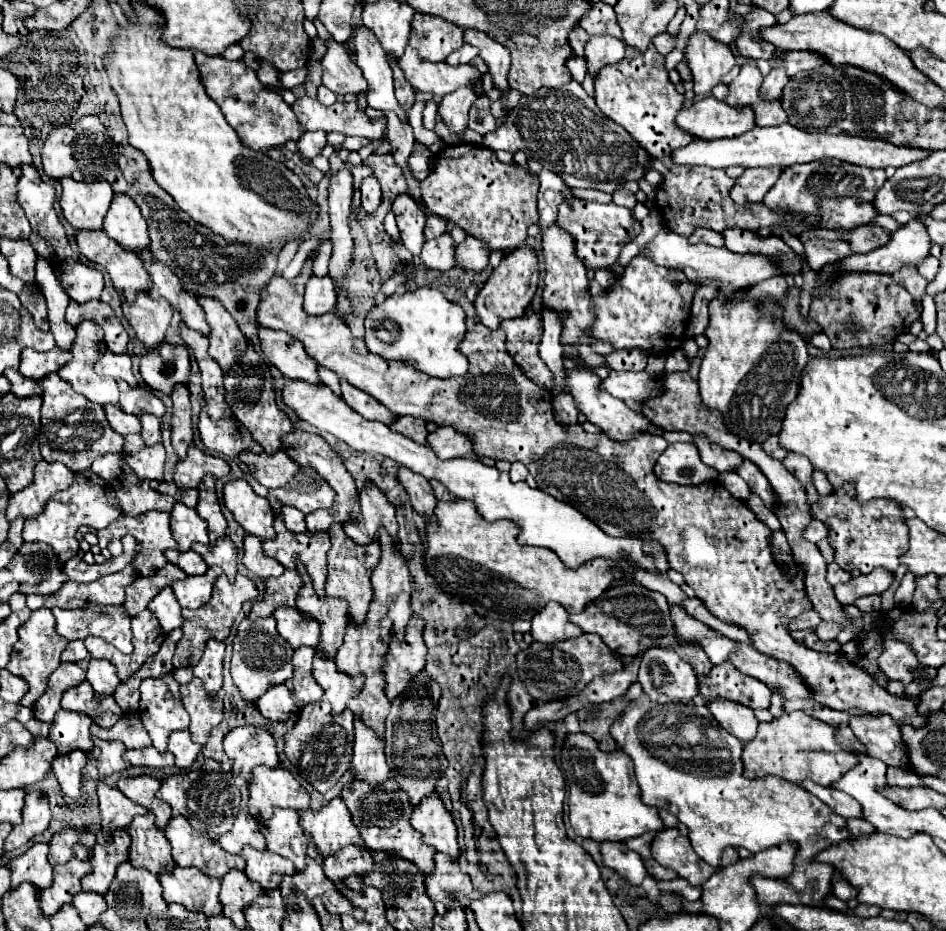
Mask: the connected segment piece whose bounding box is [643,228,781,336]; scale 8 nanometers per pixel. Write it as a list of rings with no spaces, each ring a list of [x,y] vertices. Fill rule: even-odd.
[[[663,228],[643,250],[647,258],[651,258],[659,266],[679,268],[689,282],[695,284],[695,296],[691,304],[691,328],[687,336],[698,336],[705,333],[709,324],[709,302],[723,292],[739,292],[745,286],[755,286],[767,278],[779,276],[781,266],[775,256],[761,256],[761,254],[735,254],[727,248],[715,248],[709,244],[689,244],[679,234]]]

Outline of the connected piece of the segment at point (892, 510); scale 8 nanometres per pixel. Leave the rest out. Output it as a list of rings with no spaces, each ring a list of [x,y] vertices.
[[[845,486],[835,490],[827,500],[811,506],[813,516],[831,528],[829,542],[835,548],[837,564],[849,572],[859,570],[861,574],[869,574],[879,566],[895,572],[899,556],[909,550],[909,532],[901,508],[893,500],[871,500],[867,504],[859,504],[851,498],[851,492],[853,488]]]

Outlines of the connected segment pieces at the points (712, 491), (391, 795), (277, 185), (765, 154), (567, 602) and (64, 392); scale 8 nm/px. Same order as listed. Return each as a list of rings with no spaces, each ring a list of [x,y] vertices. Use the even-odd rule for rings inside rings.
[[[305,262],[297,280],[287,282],[279,276],[269,280],[257,306],[257,322],[297,338],[313,360],[355,388],[371,394],[391,412],[417,416],[425,422],[463,432],[473,440],[473,452],[477,456],[523,462],[543,492],[583,512],[609,536],[653,538],[661,542],[671,568],[683,574],[685,582],[695,590],[695,596],[701,598],[719,620],[743,626],[759,652],[791,664],[813,690],[819,704],[847,710],[851,716],[885,712],[891,714],[897,724],[925,724],[925,716],[917,714],[911,700],[889,694],[843,654],[815,652],[793,640],[783,622],[791,622],[797,614],[811,608],[805,596],[801,568],[797,578],[785,578],[769,548],[771,530],[757,520],[745,502],[733,498],[717,480],[697,486],[661,482],[653,474],[653,466],[667,448],[663,436],[643,432],[629,442],[611,442],[603,432],[587,434],[581,424],[557,424],[551,406],[553,394],[533,384],[511,360],[505,348],[505,332],[489,330],[483,324],[469,330],[459,344],[459,352],[469,360],[469,370],[457,378],[435,380],[417,372],[411,364],[371,354],[365,342],[357,340],[349,326],[333,312],[309,316],[303,310],[303,288],[309,276],[311,264]]]
[[[389,778],[381,786],[371,786],[367,782],[353,780],[351,784],[347,784],[343,788],[341,798],[345,800],[345,804],[347,804],[349,812],[351,812],[353,824],[357,826],[359,834],[363,836],[367,848],[383,850],[387,854],[401,856],[401,858],[413,862],[423,876],[429,876],[429,872],[433,872],[435,850],[431,846],[421,844],[417,832],[413,830],[413,826],[409,822],[411,820],[411,812],[413,812],[411,804],[409,804],[409,798],[407,798],[407,794],[399,788],[399,784],[393,778]]]
[[[139,6],[137,16],[139,20],[129,22],[129,28],[117,30],[117,40],[105,58],[105,66],[111,86],[121,102],[129,142],[147,156],[155,182],[173,196],[183,212],[207,226],[213,234],[225,238],[227,244],[247,244],[257,248],[281,248],[287,242],[301,244],[305,232],[311,228],[309,210],[317,208],[317,202],[309,198],[301,178],[281,162],[275,162],[267,154],[251,150],[241,142],[237,132],[227,124],[221,108],[201,86],[193,52],[171,48],[159,40],[159,28],[153,28],[153,24],[161,20],[157,12]]]
[[[791,124],[771,126],[771,128],[753,128],[737,138],[721,138],[721,140],[701,140],[699,136],[693,136],[693,142],[689,142],[683,148],[677,148],[673,152],[673,162],[681,166],[709,166],[709,168],[729,168],[729,166],[743,166],[743,168],[769,168],[779,166],[787,168],[793,164],[823,160],[823,158],[837,158],[849,164],[865,166],[865,168],[899,168],[917,160],[923,160],[929,154],[929,150],[921,148],[907,148],[907,146],[895,146],[885,140],[877,138],[859,138],[859,136],[831,136],[831,134],[807,134]]]
[[[439,500],[435,522],[425,526],[427,572],[441,584],[443,592],[471,604],[479,616],[507,622],[531,620],[549,600],[559,602],[567,612],[581,612],[587,602],[601,596],[621,576],[613,570],[613,562],[605,558],[595,558],[571,570],[549,548],[517,544],[517,532],[517,526],[509,520],[493,524],[481,520],[475,504],[469,500]]]
[[[57,374],[45,376],[45,380],[39,380],[39,386],[43,388],[39,448],[45,462],[61,462],[73,472],[85,472],[91,468],[93,460],[105,454],[123,452],[125,438],[109,428],[103,406],[85,400],[85,396],[81,396],[79,392],[73,392],[71,384],[61,380],[61,376]]]

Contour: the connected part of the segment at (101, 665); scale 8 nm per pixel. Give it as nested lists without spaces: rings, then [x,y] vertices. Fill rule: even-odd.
[[[91,658],[91,662],[89,662],[87,680],[101,696],[111,696],[121,682],[117,678],[117,670],[113,668],[113,664],[109,660],[95,660],[95,658]]]

